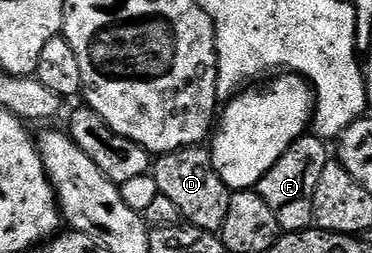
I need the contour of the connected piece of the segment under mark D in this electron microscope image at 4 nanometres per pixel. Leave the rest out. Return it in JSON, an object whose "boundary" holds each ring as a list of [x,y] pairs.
{"boundary":[[[195,146],[163,152],[153,161],[152,175],[158,187],[158,195],[175,204],[176,210],[180,210],[183,221],[189,227],[221,233],[224,218],[228,218],[232,189],[222,181],[220,174],[216,174],[209,147]]]}

